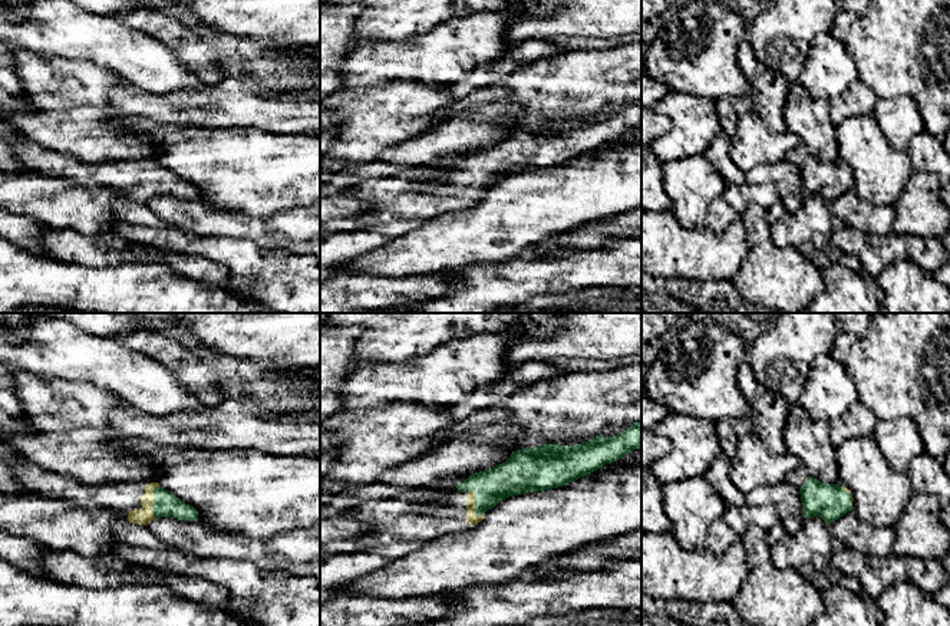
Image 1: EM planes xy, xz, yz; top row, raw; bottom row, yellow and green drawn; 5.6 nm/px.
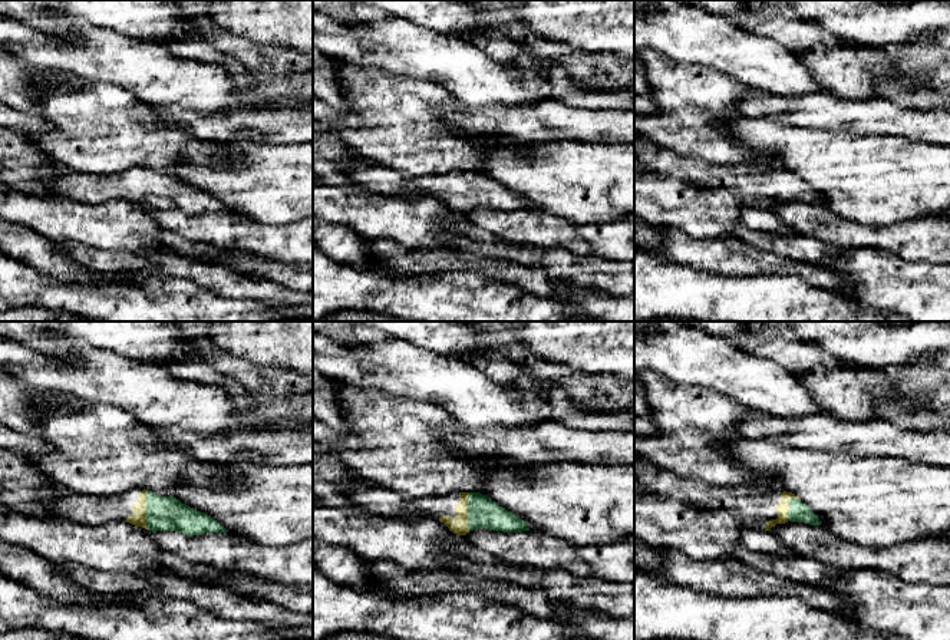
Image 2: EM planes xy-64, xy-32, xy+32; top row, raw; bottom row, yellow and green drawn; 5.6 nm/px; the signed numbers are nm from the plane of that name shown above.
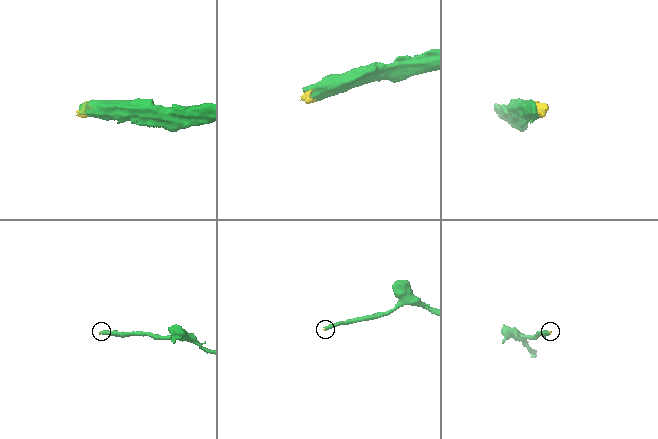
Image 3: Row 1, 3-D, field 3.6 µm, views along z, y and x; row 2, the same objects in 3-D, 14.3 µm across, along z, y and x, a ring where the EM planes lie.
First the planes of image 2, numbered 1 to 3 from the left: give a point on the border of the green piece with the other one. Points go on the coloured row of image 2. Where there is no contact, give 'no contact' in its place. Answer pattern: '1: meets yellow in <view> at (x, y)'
1: meets yellow in xy-64 at (145, 510)
2: meets yellow in xy-32 at (467, 511)
3: meets yellow in xy+32 at (788, 507)

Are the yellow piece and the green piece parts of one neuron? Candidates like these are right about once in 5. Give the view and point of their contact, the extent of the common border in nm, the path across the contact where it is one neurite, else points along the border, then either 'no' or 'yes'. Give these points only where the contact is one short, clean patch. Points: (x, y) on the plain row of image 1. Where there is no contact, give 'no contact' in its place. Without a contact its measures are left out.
contact xy (152, 178); length 190 nm; way xy (145, 193), (152, 185), (152, 178), (165, 183); yes

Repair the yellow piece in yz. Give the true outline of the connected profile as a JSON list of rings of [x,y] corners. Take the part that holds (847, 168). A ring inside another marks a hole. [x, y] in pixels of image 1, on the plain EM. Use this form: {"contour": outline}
{"contour": [[[808,155],[799,167],[804,195],[821,195],[827,202],[852,188],[852,172],[838,162],[824,162]]]}

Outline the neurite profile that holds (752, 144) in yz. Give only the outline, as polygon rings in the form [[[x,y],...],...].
[[[745,112],[736,122],[730,156],[735,165],[748,172],[762,164],[778,164],[791,149],[802,145],[798,135],[785,131],[772,134],[753,112]]]

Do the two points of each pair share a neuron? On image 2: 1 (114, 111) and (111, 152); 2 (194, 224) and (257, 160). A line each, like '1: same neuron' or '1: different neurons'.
1: same neuron
2: different neurons

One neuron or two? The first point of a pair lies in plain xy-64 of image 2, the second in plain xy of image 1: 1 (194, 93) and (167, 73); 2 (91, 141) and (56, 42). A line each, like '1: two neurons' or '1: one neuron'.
1: one neuron
2: two neurons

